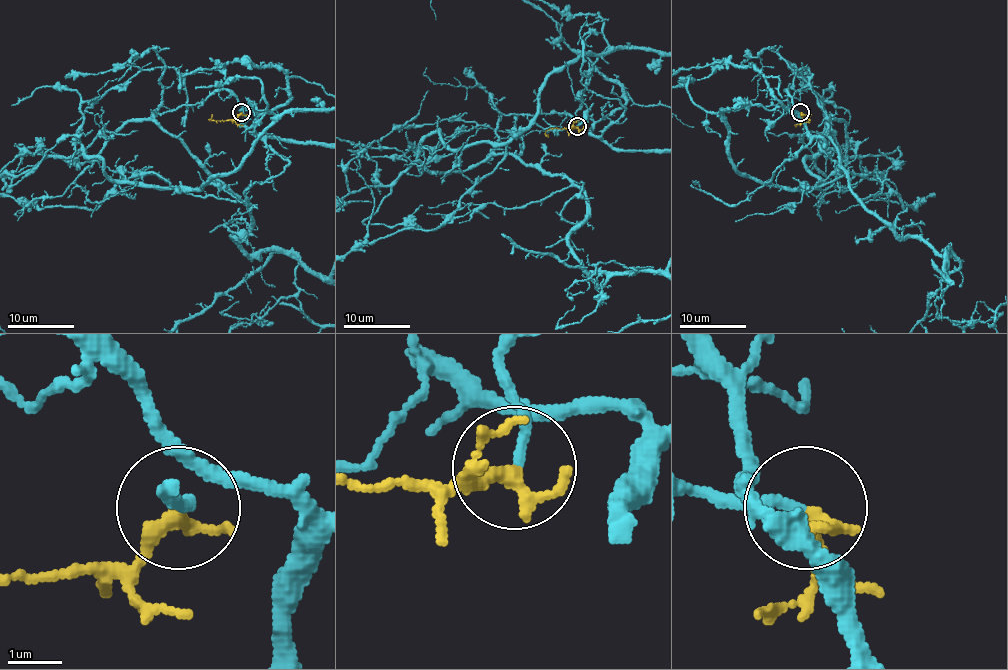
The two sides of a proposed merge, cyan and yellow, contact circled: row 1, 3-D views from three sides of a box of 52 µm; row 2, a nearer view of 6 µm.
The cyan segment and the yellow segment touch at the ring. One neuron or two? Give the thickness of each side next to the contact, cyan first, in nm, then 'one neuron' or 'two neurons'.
120/240 nm | one neuron

